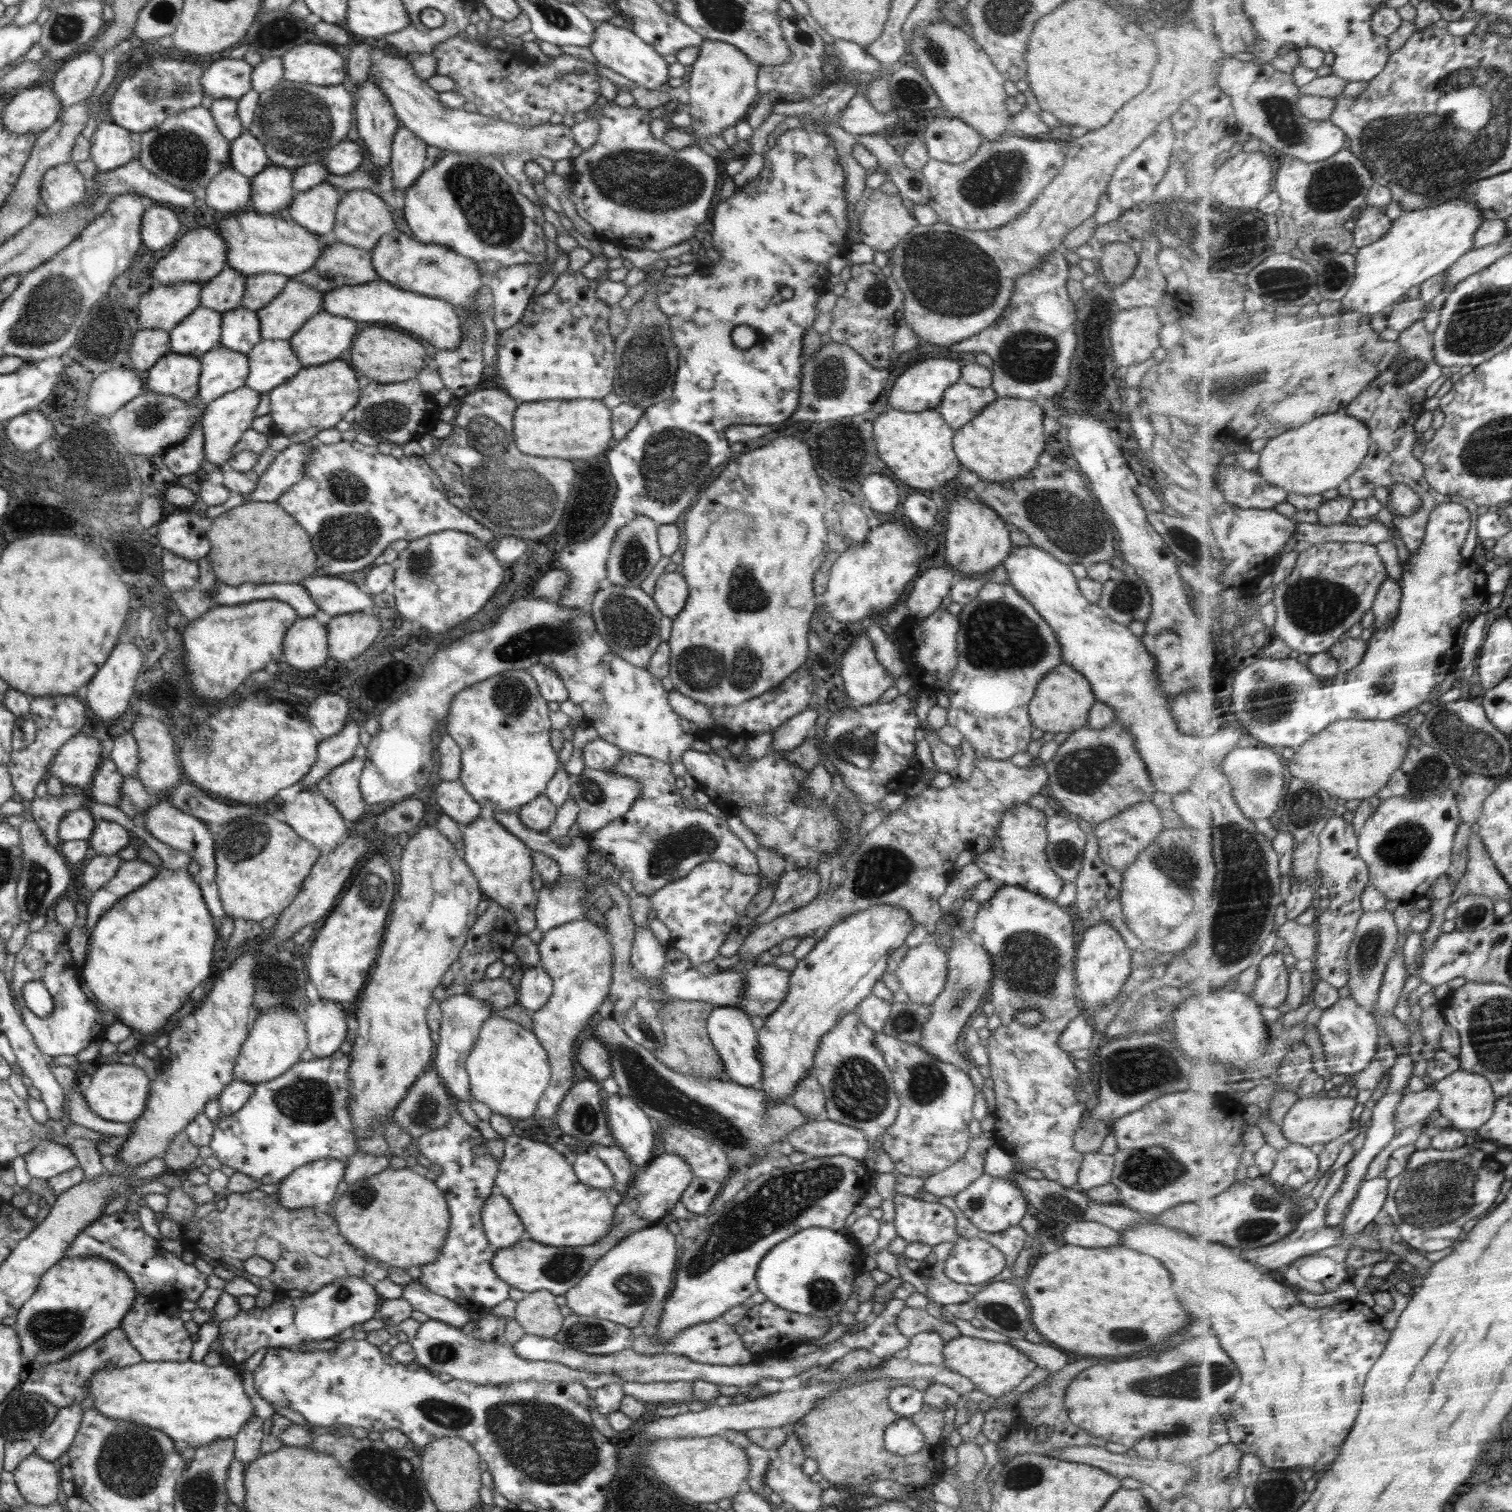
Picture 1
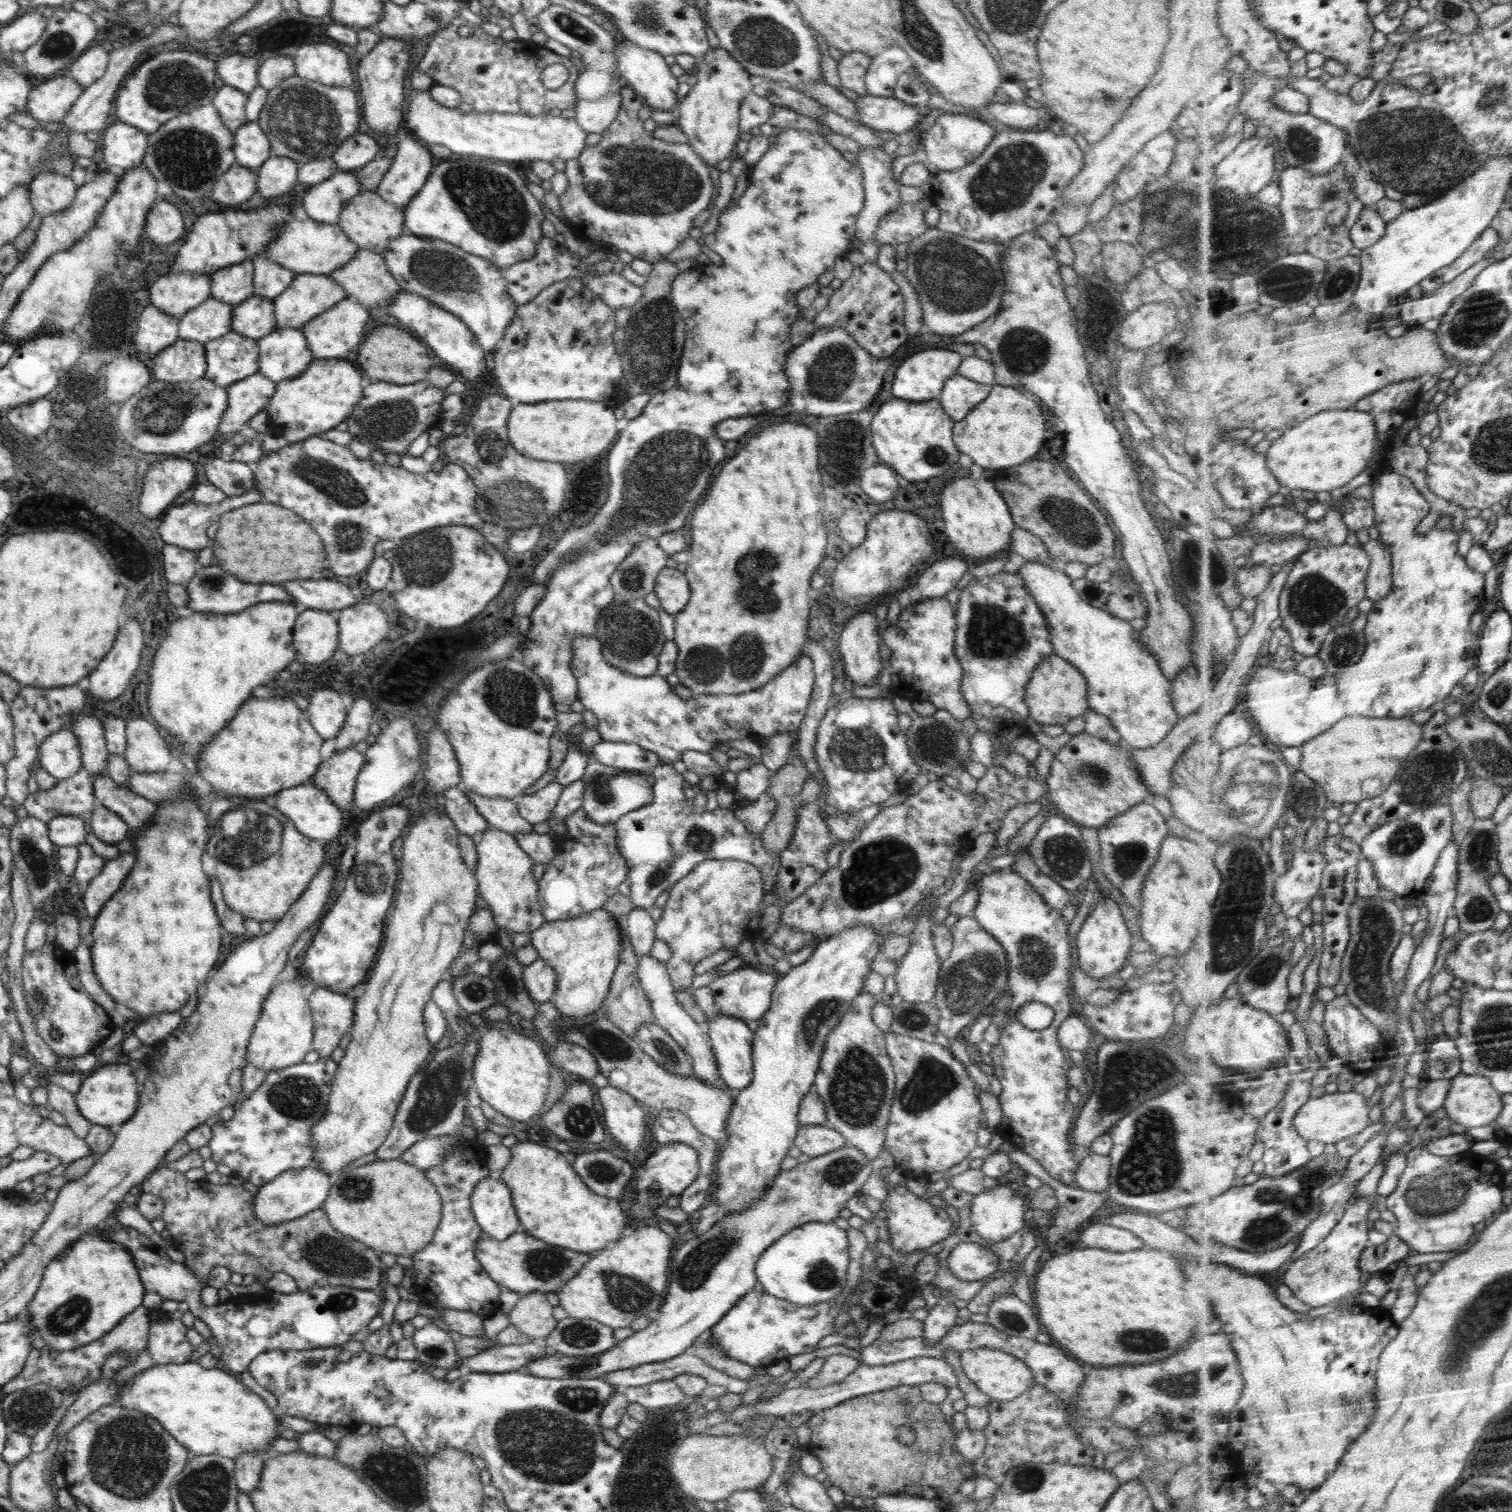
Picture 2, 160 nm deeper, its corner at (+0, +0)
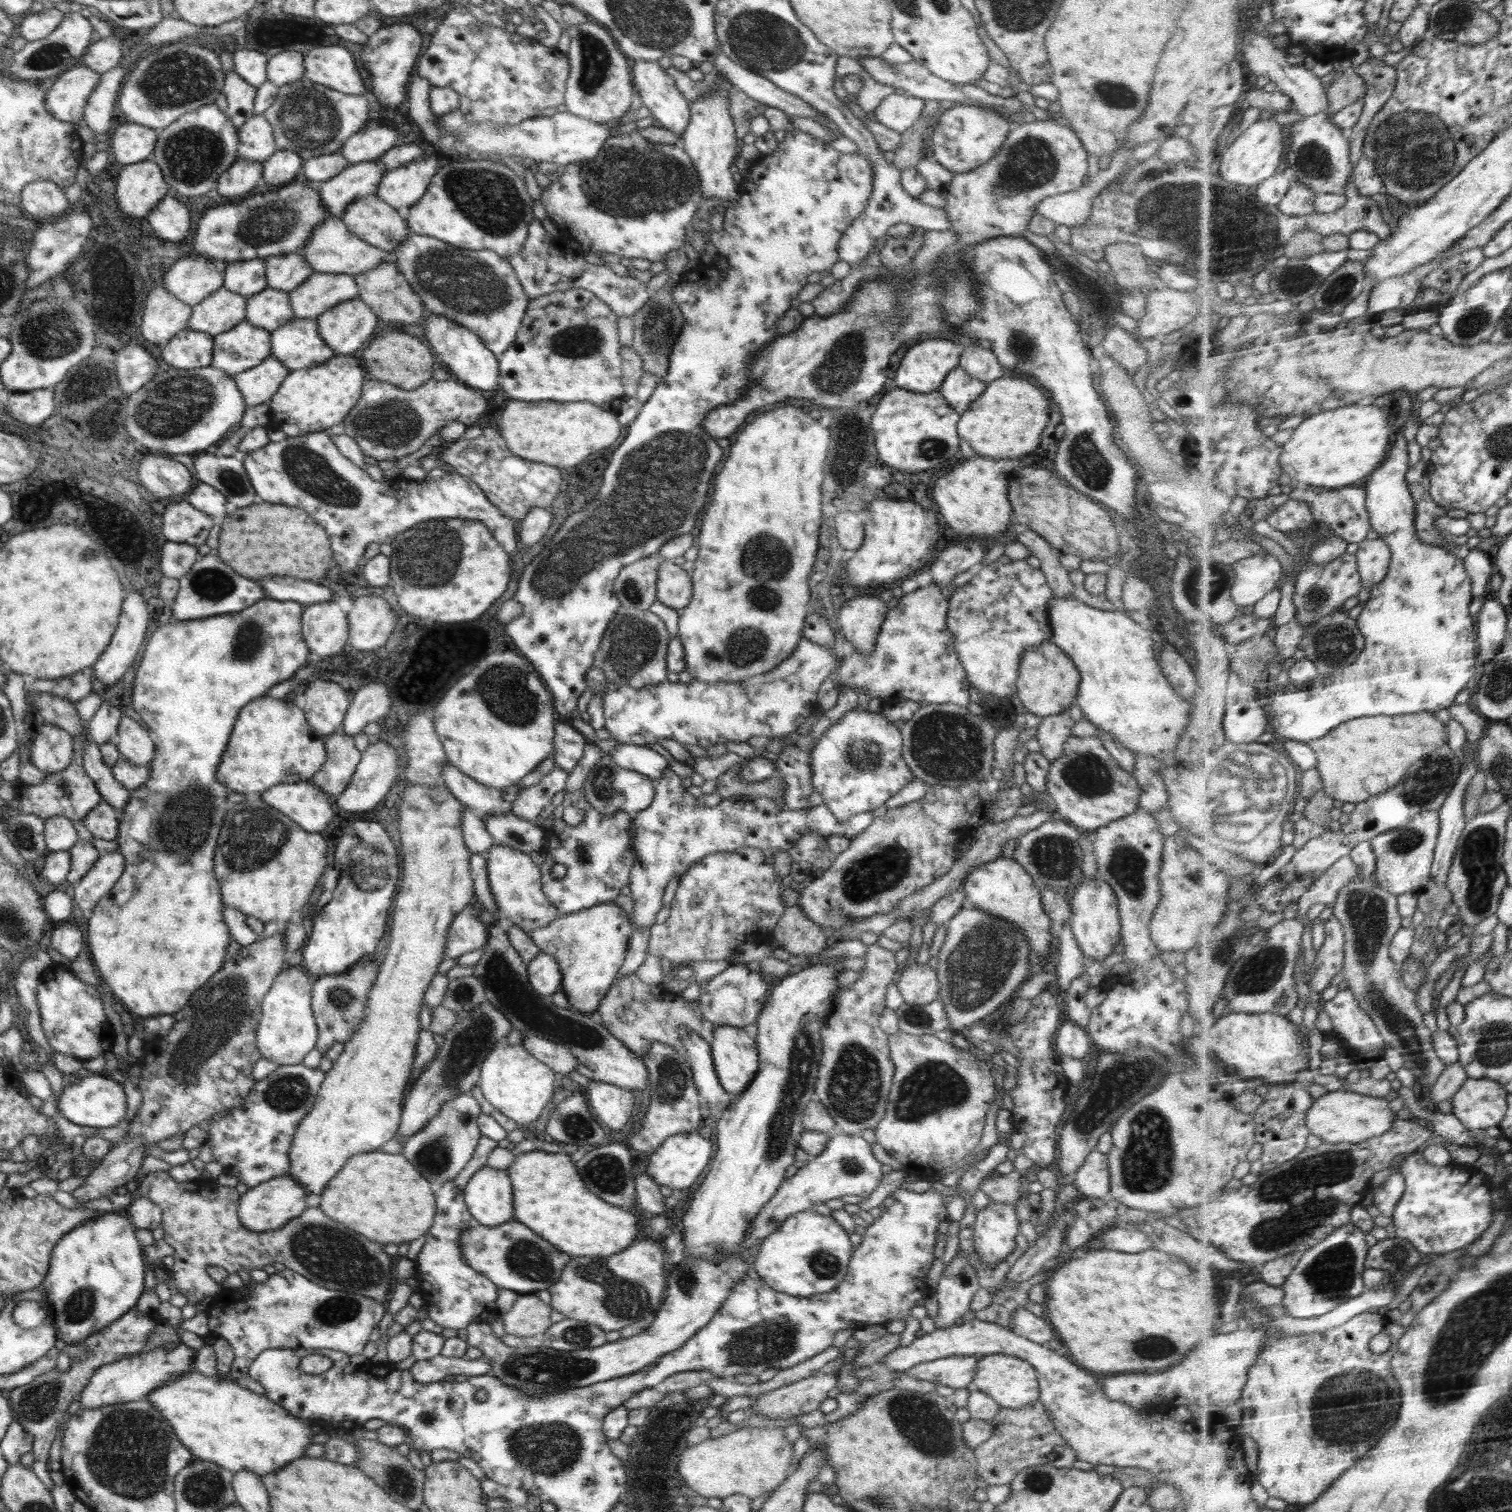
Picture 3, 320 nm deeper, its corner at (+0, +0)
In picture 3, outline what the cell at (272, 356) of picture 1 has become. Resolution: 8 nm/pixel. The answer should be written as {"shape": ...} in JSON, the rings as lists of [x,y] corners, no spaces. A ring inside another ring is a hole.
{"shape":[[[292,319],[270,334],[270,350],[288,370],[309,369],[335,354],[322,342],[316,319]]]}

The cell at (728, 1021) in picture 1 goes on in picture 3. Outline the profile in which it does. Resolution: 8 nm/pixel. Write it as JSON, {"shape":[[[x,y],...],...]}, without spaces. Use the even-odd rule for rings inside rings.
{"shape":[[[722,1025],[715,1026],[713,1030],[711,1055],[714,1070],[722,1088],[736,1096],[741,1094],[758,1072],[756,1042],[743,1027]]]}

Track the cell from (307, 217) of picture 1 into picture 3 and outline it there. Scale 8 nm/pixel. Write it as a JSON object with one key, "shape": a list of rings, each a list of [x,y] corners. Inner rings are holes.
{"shape":[[[378,160],[357,162],[343,168],[330,180],[321,182],[318,192],[328,214],[340,217],[350,203],[376,195],[387,171]]]}

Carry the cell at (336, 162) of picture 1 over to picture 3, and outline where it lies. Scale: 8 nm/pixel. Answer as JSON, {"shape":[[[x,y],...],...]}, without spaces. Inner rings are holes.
{"shape":[[[380,120],[367,122],[360,131],[352,134],[338,150],[349,164],[357,162],[376,161],[387,150],[390,150],[398,140],[398,135],[392,124],[382,124]]]}

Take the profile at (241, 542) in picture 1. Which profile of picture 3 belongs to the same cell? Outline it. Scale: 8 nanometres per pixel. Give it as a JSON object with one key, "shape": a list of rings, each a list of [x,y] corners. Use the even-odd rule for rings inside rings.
{"shape":[[[269,502],[252,503],[252,506],[236,508],[232,514],[228,514],[222,524],[220,548],[216,554],[238,574],[250,580],[268,576],[268,572],[272,576],[316,580],[328,572],[332,560],[330,538],[306,512],[294,506],[278,506]]]}

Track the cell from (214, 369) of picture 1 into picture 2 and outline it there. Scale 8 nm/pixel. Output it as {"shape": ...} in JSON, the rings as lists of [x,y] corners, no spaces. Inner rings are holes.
{"shape":[[[234,330],[222,338],[206,342],[207,369],[205,377],[226,388],[259,372],[259,350],[256,340],[242,338]]]}

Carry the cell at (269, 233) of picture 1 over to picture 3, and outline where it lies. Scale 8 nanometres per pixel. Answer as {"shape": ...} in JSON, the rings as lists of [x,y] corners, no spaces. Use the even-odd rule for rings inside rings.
{"shape":[[[328,215],[324,222],[317,224],[310,240],[299,250],[313,272],[322,274],[348,274],[350,276],[364,273],[381,262],[397,262],[394,252],[389,253],[377,246],[364,242],[356,234],[350,232],[340,217]]]}

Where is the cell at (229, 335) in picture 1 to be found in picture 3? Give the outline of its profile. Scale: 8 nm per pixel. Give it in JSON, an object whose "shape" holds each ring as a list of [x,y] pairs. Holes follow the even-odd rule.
{"shape":[[[266,288],[246,298],[246,318],[251,325],[272,334],[279,326],[294,319],[288,293]]]}

